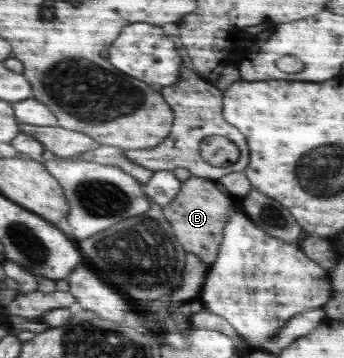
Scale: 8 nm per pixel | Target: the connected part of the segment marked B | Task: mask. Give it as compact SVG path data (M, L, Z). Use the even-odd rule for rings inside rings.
M192 176L189 180L182 181L179 194L162 211L186 252L196 254L204 263L210 265L218 255L225 223L230 210L234 208L233 198L220 192L214 180Z

